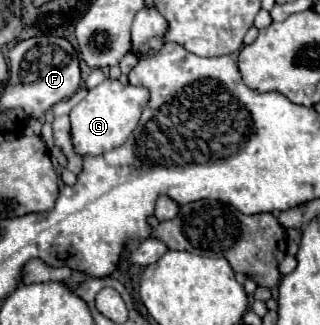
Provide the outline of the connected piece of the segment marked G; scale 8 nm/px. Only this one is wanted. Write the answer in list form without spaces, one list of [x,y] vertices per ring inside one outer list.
[[[104,80],[88,92],[70,112],[70,138],[72,148],[80,156],[100,156],[116,146],[122,146],[136,128],[140,114],[148,102],[148,90],[140,86],[122,86],[118,80]]]

